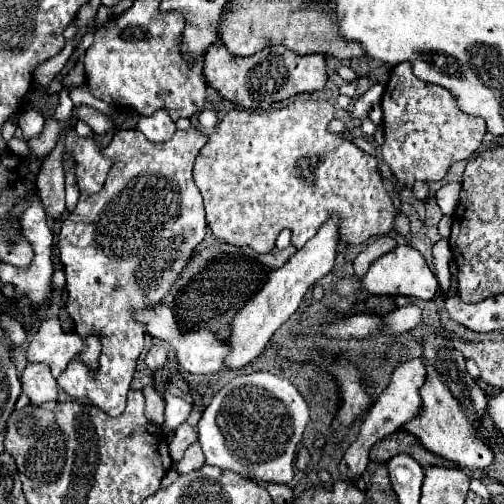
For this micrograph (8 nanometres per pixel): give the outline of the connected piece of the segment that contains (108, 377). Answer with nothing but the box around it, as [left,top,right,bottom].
[57,129,207,417]

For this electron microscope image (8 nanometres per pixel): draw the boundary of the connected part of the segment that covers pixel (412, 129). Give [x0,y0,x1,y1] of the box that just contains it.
[383,63,487,189]

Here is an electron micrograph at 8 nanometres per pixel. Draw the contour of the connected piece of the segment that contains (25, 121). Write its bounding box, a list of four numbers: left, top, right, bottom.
[19,111,45,141]

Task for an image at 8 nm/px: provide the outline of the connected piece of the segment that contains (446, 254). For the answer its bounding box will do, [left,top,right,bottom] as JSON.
[433,241,451,293]

